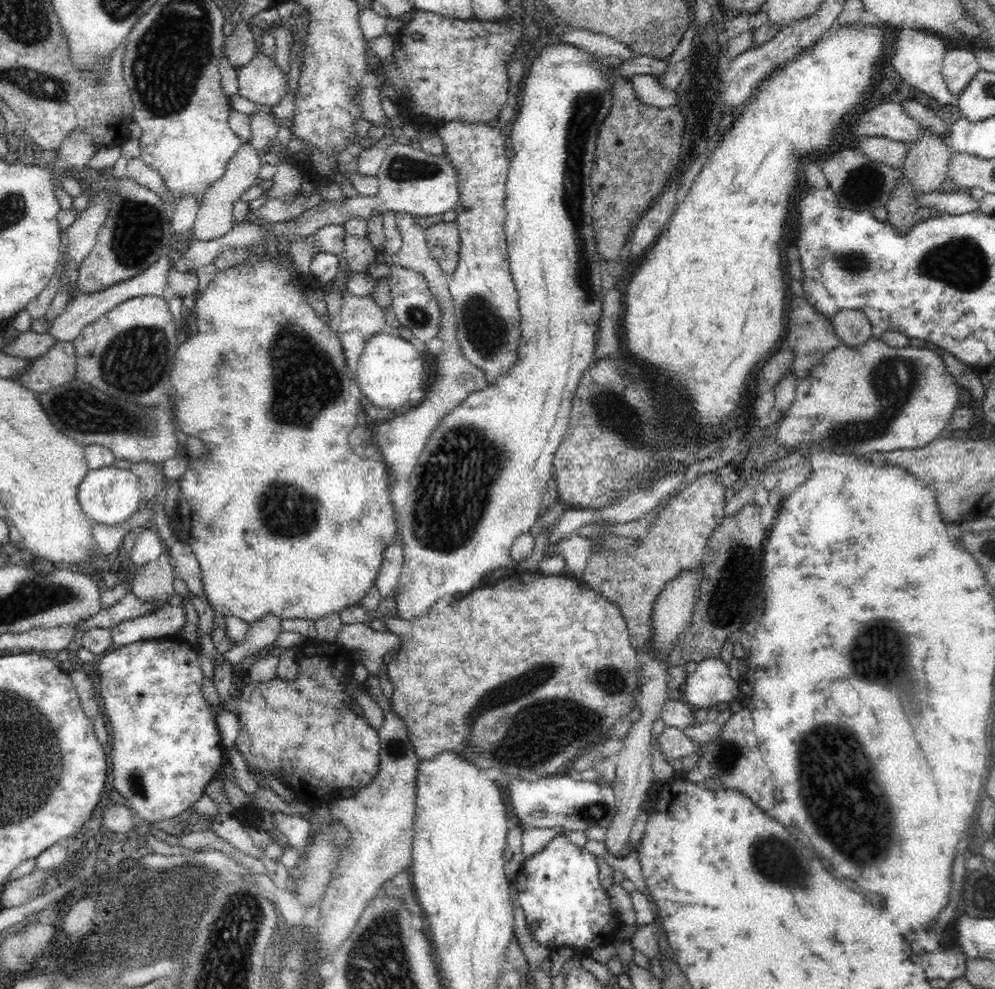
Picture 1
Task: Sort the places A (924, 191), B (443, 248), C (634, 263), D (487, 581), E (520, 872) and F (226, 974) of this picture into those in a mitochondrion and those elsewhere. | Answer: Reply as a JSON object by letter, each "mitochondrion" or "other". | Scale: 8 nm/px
{"A":"other","B":"mitochondrion","C":"other","D":"other","E":"other","F":"mitochondrion"}

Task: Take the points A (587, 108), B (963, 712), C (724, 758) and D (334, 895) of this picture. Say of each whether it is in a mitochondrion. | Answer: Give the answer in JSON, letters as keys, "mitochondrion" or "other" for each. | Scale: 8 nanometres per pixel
{"A":"mitochondrion","B":"other","C":"mitochondrion","D":"other"}

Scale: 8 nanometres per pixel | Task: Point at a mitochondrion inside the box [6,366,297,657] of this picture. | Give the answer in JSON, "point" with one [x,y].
{"point":[76,409]}

